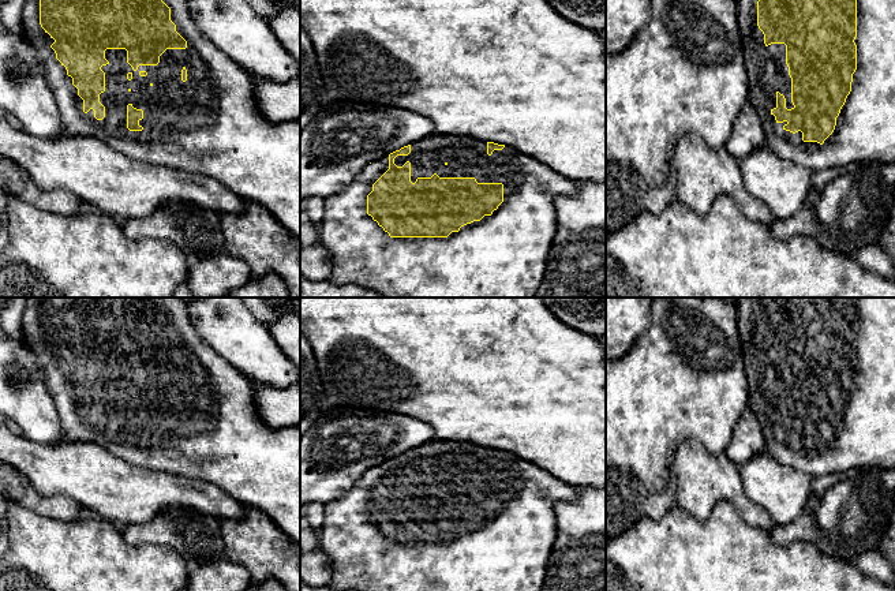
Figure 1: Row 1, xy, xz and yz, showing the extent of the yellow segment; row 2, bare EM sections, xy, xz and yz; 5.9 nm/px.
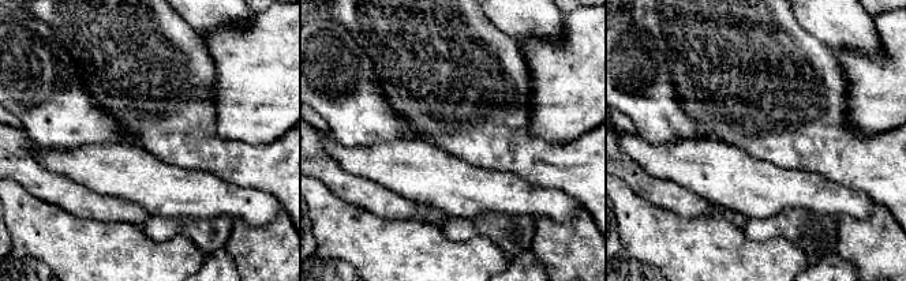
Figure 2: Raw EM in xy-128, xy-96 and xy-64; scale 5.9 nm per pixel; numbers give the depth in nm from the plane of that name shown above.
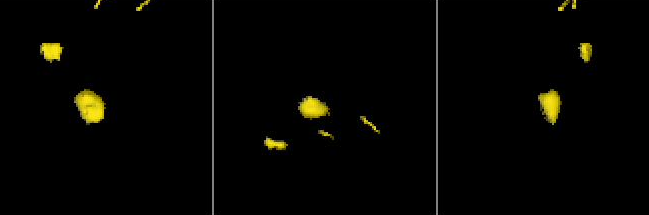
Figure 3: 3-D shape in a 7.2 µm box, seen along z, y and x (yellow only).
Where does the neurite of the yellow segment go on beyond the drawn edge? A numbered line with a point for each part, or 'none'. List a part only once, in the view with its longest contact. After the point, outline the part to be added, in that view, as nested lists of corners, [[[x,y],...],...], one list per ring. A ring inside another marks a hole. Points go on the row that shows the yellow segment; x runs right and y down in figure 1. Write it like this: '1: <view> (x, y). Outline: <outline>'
1: xy (210, 124). Outline: [[[26,0],[22,10],[22,33],[37,49],[45,81],[60,111],[64,135],[93,136],[130,158],[209,176],[237,197],[266,207],[281,225],[300,237],[300,119],[269,123],[256,106],[255,87],[250,74],[233,63],[195,26],[188,0],[162,1],[171,8],[171,20],[176,25],[176,31],[187,41],[187,48],[166,49],[157,66],[139,66],[136,71],[127,63],[126,49],[106,49],[105,59],[109,63],[101,67],[105,72],[105,91],[100,94],[105,117],[97,120],[93,109],[83,112],[83,100],[78,96],[72,78],[67,75],[65,67],[50,48],[55,40],[40,25],[40,0]],[[128,104],[143,111],[143,119],[139,120],[142,131],[127,128]]]

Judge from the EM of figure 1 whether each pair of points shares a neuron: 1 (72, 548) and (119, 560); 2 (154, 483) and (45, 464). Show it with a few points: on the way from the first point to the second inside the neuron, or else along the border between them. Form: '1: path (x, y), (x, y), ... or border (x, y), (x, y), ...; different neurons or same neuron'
1: path (83, 558), (108, 560); same neuron
2: path (127, 483), (103, 483), (89, 474), (72, 468); same neuron

